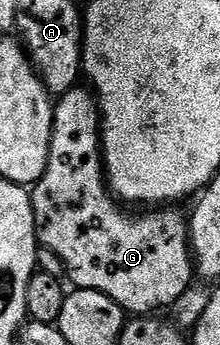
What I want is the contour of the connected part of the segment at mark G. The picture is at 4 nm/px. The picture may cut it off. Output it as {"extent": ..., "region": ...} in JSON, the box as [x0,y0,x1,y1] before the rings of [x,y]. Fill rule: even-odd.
{"extent":[32,88,196,316],"region":[[[75,88],[61,95],[61,97],[54,102],[54,123],[52,124],[52,136],[50,137],[48,164],[46,165],[46,171],[42,179],[34,183],[32,187],[32,197],[34,200],[34,215],[36,216],[38,241],[45,249],[56,252],[56,256],[60,256],[60,260],[66,266],[66,278],[69,279],[69,281],[74,281],[73,285],[77,287],[77,289],[104,292],[104,296],[116,300],[116,304],[120,304],[120,308],[126,311],[127,315],[150,316],[155,312],[165,311],[176,300],[180,300],[180,296],[184,296],[184,292],[195,281],[196,271],[194,268],[194,256],[190,253],[190,228],[187,215],[185,213],[181,214],[178,208],[154,208],[149,212],[138,212],[142,214],[138,214],[133,218],[132,215],[125,214],[125,212],[121,210],[123,207],[119,205],[114,195],[110,193],[102,160],[98,99],[94,97],[89,89]]]}

